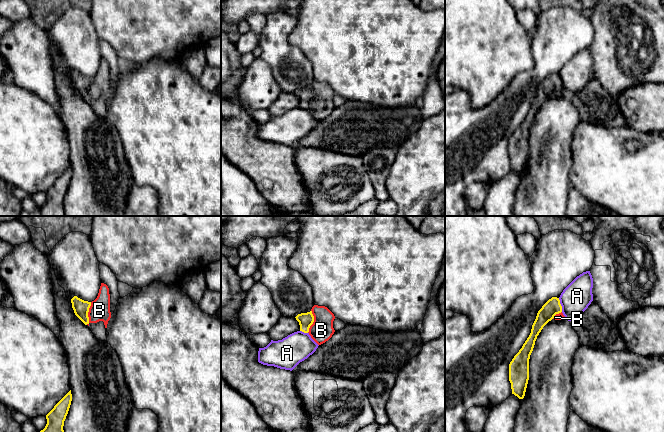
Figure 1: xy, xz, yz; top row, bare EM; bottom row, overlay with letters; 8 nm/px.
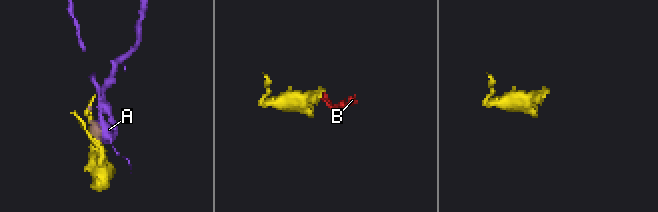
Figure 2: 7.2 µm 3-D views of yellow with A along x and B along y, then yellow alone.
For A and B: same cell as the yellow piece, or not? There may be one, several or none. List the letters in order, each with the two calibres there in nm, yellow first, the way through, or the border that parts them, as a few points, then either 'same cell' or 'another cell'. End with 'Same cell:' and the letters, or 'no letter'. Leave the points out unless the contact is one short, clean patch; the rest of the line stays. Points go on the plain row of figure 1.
A: 130 nm thick on the yellow side, 240 nm on the other; border along yz (558, 74), (562, 87); another cell
B: 130 nm thick on the yellow side, 160 nm on the other; runs through xy (81, 84), (87, 89), (99, 86); same cell
Same cell: B

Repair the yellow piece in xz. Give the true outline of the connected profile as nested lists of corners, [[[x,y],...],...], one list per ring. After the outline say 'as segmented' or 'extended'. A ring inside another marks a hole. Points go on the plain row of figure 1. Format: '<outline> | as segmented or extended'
[[[314,81],[310,88],[298,90],[295,94],[299,98],[300,107],[308,109],[318,121],[328,117],[335,108],[335,92],[325,82]]] | extended

